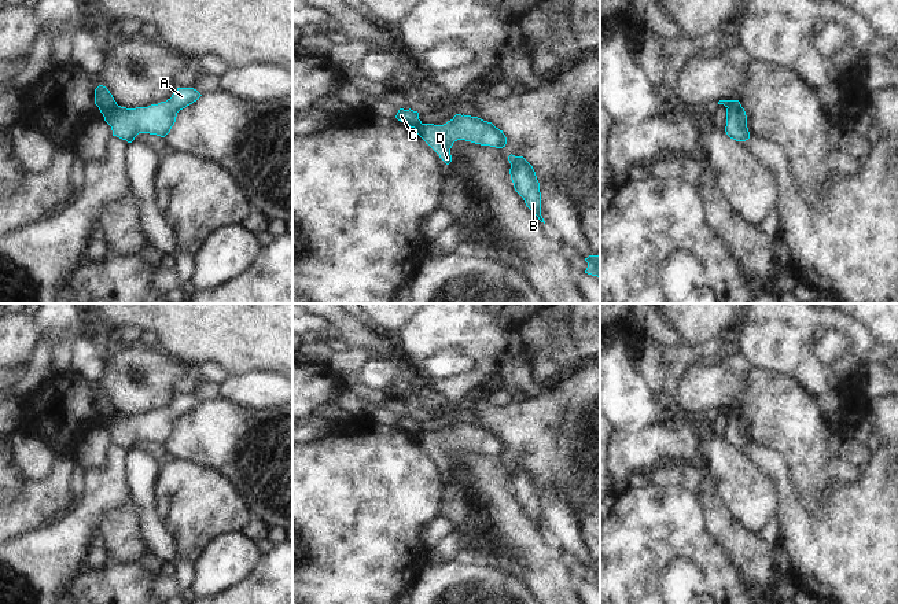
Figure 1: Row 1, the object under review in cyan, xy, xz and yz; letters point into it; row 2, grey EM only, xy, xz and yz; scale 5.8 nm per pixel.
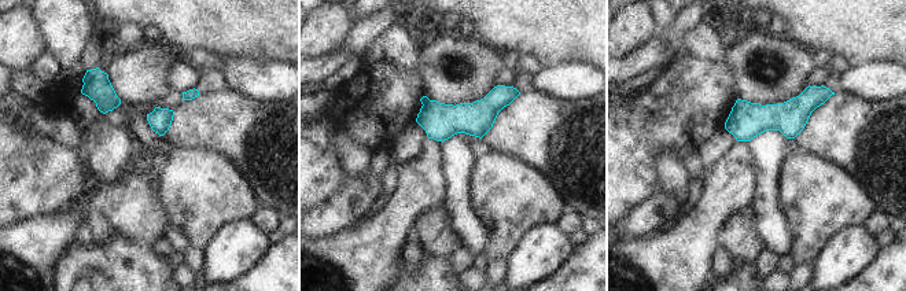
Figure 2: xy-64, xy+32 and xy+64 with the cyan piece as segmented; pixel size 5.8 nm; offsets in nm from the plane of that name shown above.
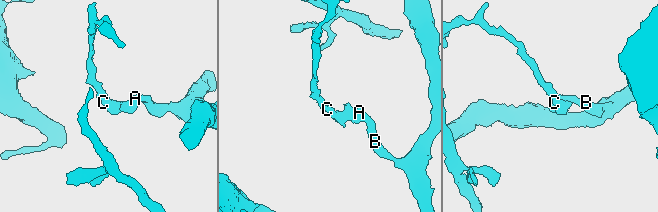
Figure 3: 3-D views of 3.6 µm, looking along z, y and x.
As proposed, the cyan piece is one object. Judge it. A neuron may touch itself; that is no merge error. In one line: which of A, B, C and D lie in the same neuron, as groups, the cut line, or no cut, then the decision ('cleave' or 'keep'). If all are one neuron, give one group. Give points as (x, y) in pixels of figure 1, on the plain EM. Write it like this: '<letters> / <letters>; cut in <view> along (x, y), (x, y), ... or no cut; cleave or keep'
A B D / C; cut in xy along (117, 412), (103, 423); cleave

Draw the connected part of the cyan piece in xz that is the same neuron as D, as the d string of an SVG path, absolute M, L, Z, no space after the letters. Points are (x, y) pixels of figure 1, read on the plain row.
M456 421L444 432L420 431L415 438L446 472L452 469L450 456L457 448L496 456L507 452L503 438L492 430L464 421Z

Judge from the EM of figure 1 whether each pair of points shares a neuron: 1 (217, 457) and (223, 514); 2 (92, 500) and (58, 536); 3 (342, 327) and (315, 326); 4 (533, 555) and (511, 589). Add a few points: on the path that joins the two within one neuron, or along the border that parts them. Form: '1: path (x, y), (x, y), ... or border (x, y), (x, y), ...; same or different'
1: border (187, 461), (221, 471), (242, 492); different
2: path (87, 509), (67, 529); same
3: border (323, 317), (331, 324), (334, 332); different
4: border (488, 566), (521, 578), (532, 589); different

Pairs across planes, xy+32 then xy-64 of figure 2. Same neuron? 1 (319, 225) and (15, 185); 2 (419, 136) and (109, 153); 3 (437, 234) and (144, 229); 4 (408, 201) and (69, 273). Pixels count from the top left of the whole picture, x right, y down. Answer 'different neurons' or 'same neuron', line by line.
1: same neuron
2: different neurons
3: same neuron
4: different neurons

